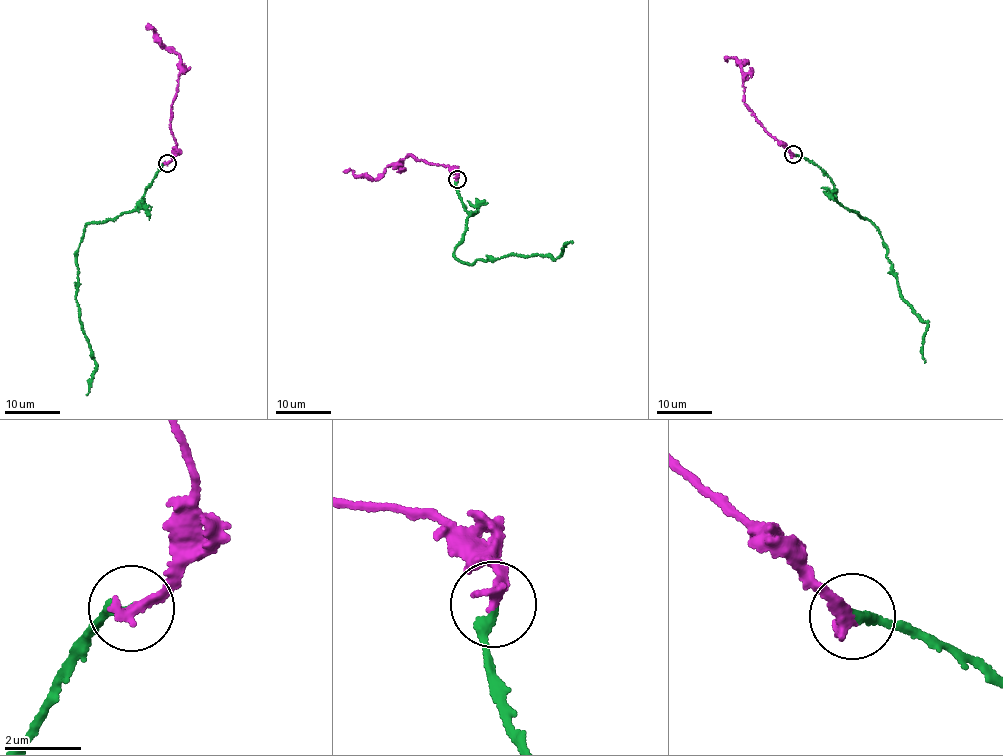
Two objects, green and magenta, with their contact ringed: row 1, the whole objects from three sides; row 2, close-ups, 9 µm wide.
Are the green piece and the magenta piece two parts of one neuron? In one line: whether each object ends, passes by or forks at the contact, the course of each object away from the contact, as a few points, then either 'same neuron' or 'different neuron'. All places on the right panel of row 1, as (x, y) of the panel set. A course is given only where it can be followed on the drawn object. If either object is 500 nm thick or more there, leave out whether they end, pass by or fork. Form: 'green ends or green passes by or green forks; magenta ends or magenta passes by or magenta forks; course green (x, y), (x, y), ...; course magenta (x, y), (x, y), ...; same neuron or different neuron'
green ends; magenta ends; course green (793, 154), (819, 166), (833, 183), (841, 205), (868, 219), (878, 231), (901, 299), (927, 323), (924, 363); course magenta (793, 154), (764, 130), (745, 103), (742, 66), (747, 62), (742, 64), (727, 57), (725, 60); same neuron

